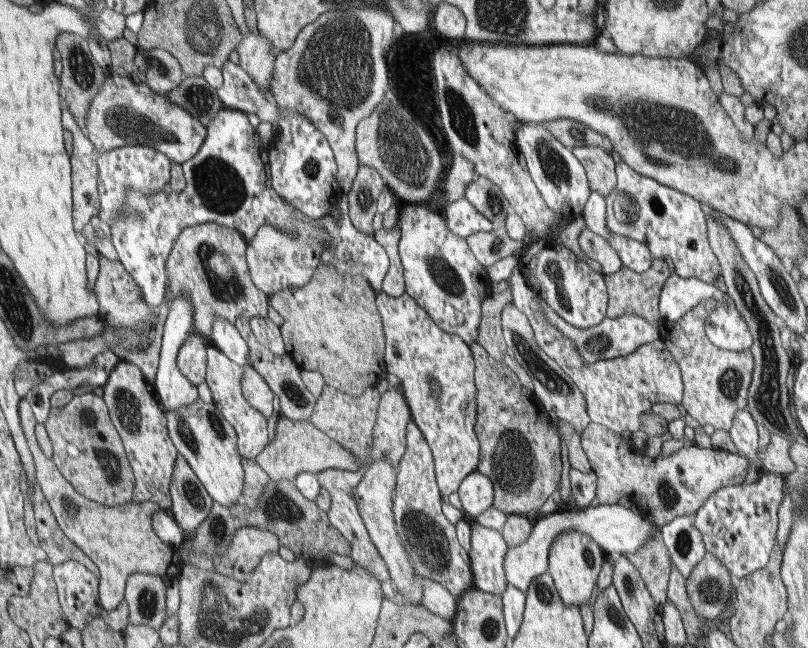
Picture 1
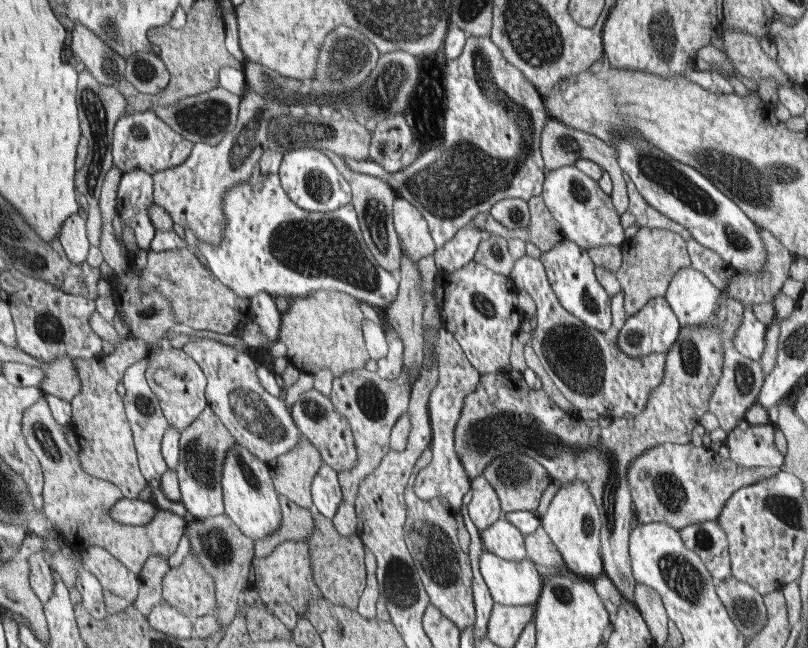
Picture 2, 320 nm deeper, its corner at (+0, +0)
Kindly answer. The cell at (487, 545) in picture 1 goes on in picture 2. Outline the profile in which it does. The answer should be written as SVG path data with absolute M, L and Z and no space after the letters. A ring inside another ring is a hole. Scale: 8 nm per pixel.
M500 518L492 526L482 530L481 537L488 552L503 560L522 561L527 558L525 534L506 518Z

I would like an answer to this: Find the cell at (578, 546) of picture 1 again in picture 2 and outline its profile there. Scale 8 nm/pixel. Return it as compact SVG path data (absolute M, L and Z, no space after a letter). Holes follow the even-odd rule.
M573 480L562 483L549 504L548 510L540 516L543 529L551 538L562 555L564 566L583 580L596 580L603 574L601 558L601 518L599 508L590 492L588 483L584 480Z

